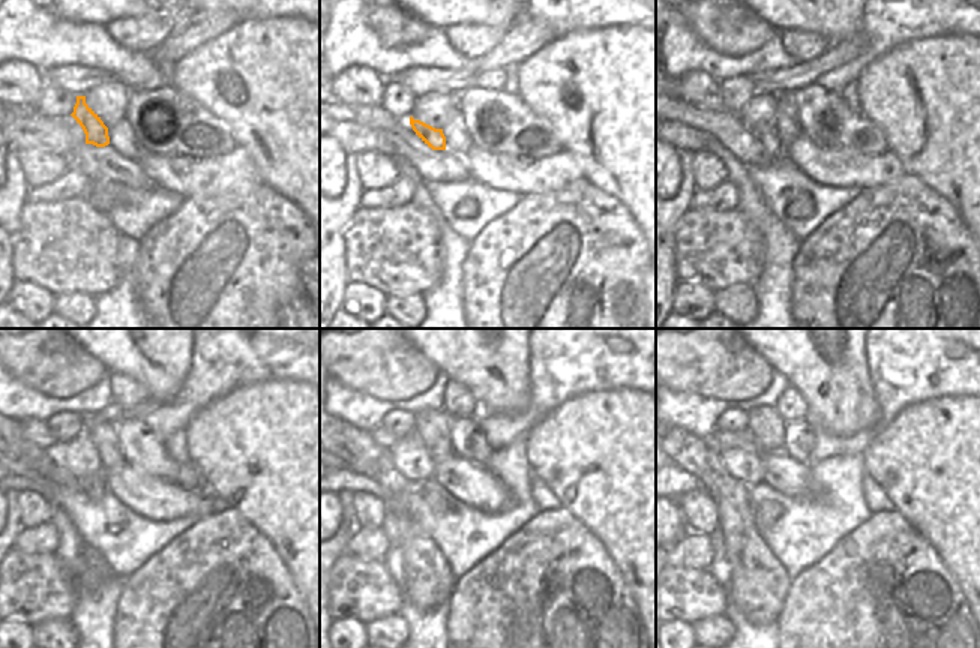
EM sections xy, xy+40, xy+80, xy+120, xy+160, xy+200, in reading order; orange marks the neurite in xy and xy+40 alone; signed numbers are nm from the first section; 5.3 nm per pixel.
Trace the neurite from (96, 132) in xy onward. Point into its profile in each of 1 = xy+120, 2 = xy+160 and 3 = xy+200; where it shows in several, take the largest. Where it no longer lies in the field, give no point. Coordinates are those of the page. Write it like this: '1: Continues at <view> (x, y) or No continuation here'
1: Continues at xy+120 (95, 486)
2: Continues at xy+160 (437, 504)
3: Continues at xy+200 (767, 513).

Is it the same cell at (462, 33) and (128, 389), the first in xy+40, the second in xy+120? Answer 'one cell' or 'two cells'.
one cell

